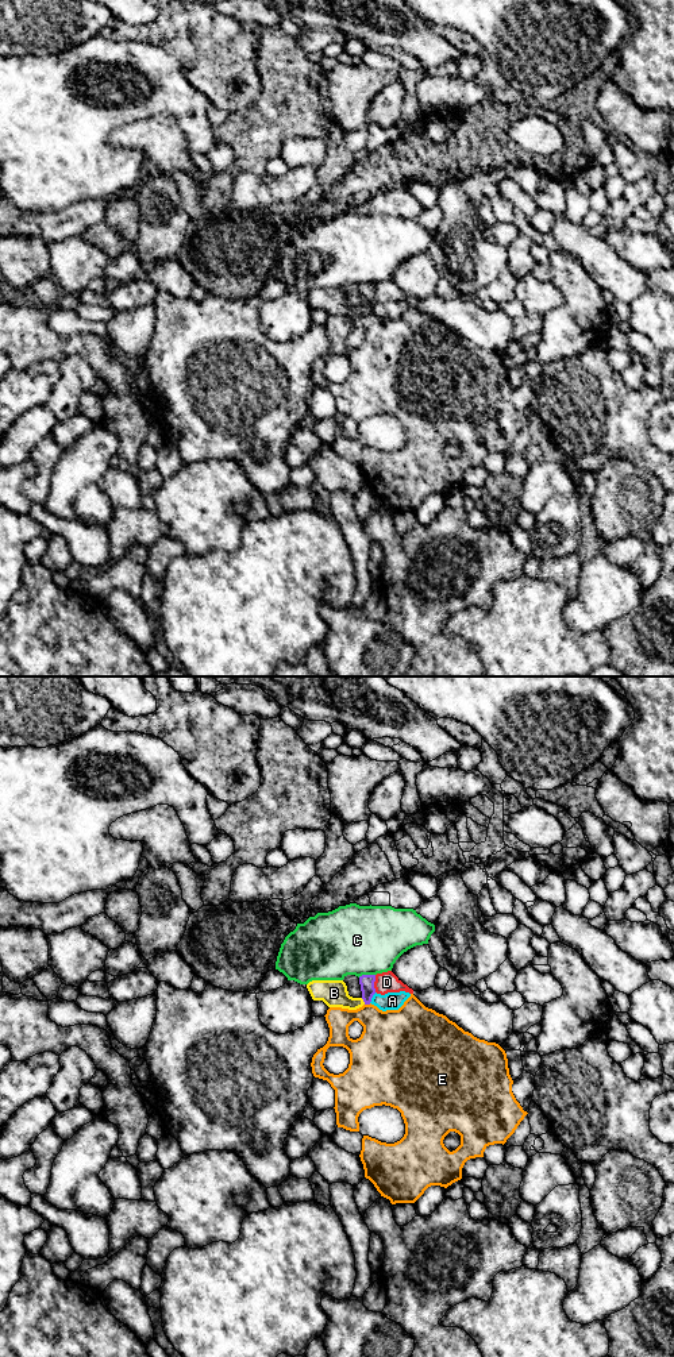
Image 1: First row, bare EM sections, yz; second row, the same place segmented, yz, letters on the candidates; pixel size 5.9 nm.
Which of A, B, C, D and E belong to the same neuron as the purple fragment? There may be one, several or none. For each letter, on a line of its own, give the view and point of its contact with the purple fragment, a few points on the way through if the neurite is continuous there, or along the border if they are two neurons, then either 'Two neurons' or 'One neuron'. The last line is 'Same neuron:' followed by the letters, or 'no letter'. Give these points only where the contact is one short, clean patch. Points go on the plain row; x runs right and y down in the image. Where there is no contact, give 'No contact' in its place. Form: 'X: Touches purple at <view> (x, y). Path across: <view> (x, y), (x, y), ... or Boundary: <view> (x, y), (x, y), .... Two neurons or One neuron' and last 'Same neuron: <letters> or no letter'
A: Touches purple at yz (372, 305). Boundary: yz (376, 301), (369, 311). Two neurons
B: Touches purple at yz (364, 309). Path across: yz (366, 290), (364, 309), (345, 309), (334, 301). One neuron
C: Touches purple at yz (366, 284). Two neurons
D: Touches purple at yz (373, 292). Boundary: yz (376, 284), (374, 300). Two neurons
E: Touches purple at yz (368, 312). Two neurons
Same neuron: B

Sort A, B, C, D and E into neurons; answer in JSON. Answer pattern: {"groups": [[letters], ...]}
{"groups": [["A"], ["B"], ["C"], ["D"], ["E"]]}

